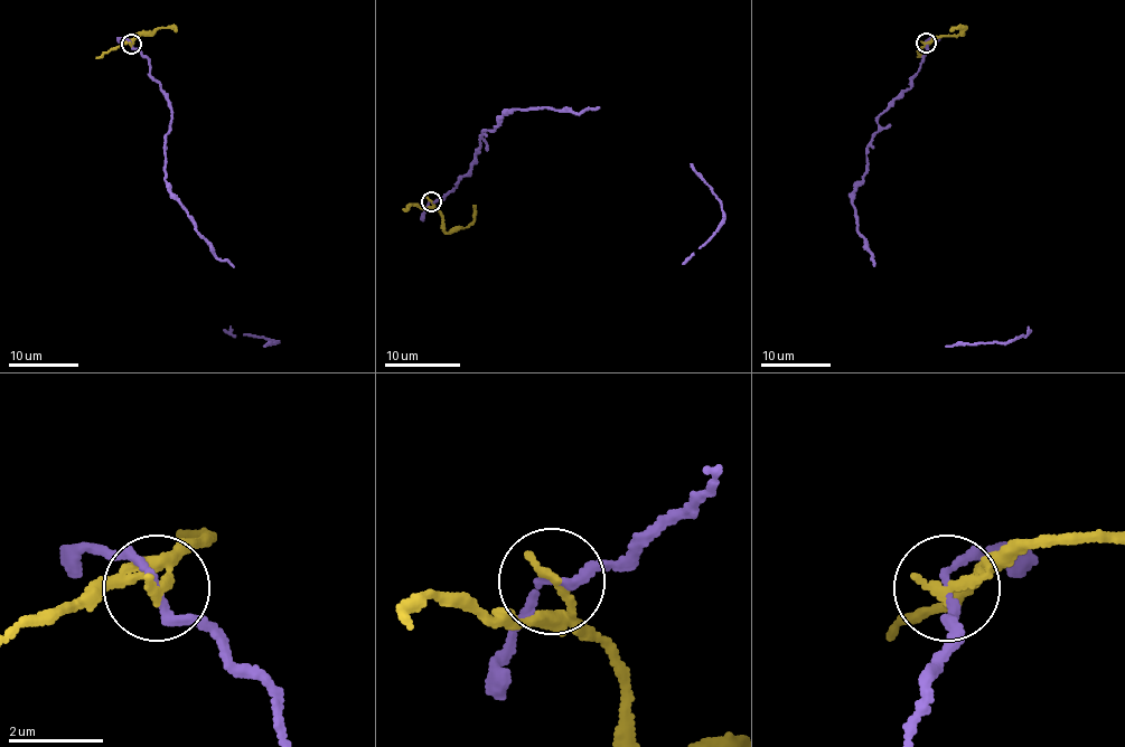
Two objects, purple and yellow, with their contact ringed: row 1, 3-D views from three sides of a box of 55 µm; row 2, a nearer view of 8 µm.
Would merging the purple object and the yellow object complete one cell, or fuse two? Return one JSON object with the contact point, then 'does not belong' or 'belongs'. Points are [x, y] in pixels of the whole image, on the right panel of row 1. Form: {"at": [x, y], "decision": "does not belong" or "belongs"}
{"at": [926, 43], "decision": "does not belong"}

